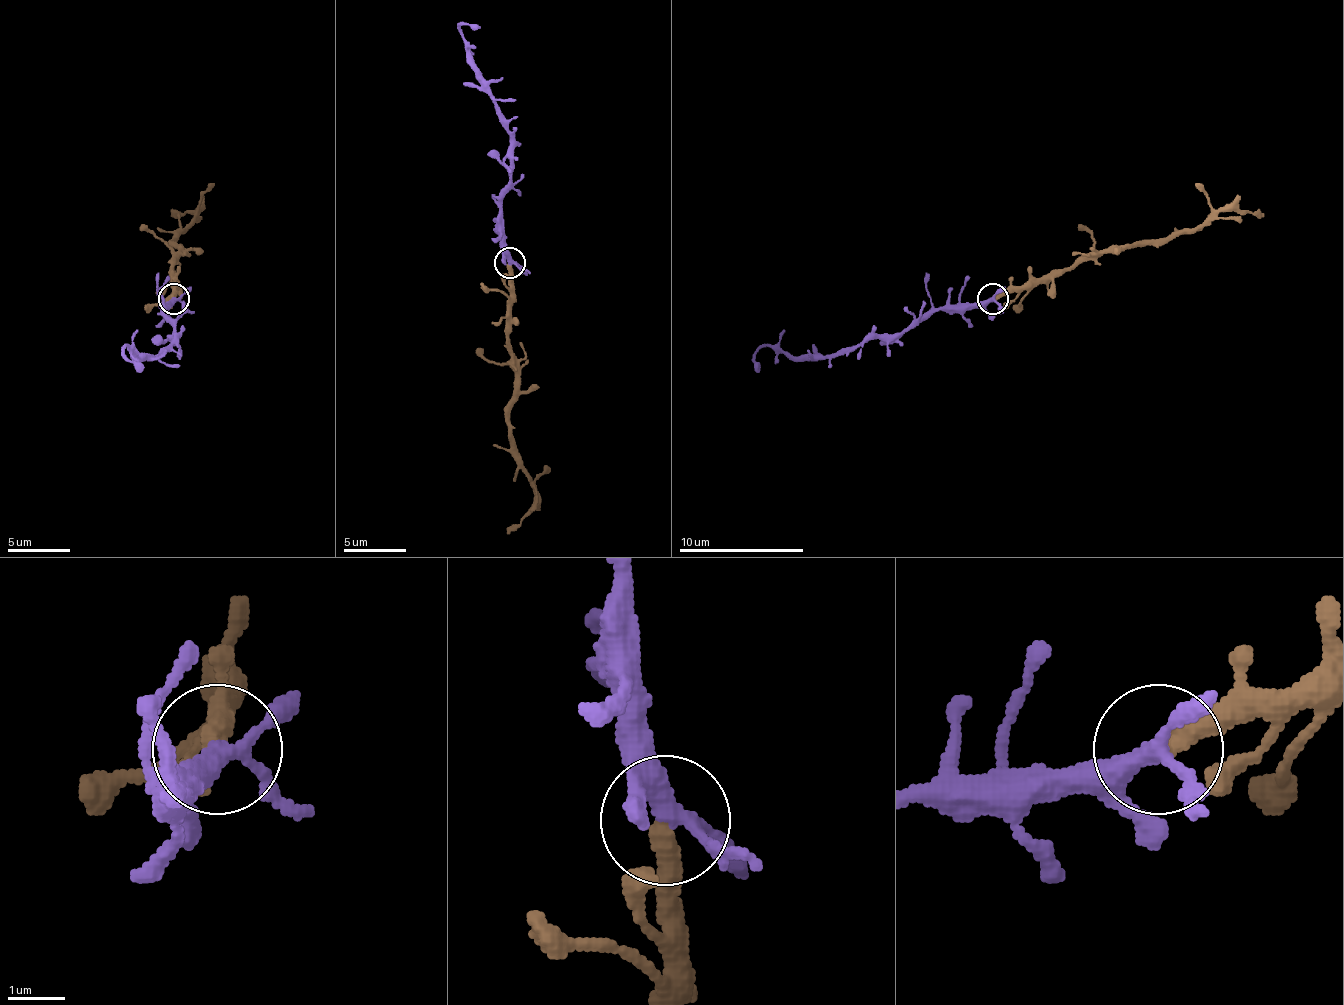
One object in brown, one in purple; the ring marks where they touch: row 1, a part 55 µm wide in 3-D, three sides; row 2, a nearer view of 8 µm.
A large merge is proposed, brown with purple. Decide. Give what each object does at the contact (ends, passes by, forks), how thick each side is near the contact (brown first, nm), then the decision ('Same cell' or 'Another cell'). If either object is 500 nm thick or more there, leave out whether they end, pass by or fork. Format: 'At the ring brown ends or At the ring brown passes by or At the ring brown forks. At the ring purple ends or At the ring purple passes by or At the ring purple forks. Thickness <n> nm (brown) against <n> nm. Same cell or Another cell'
At the ring brown ends. At the ring purple forks. Thickness 400 nm (brown) against 280 nm. Same cell

